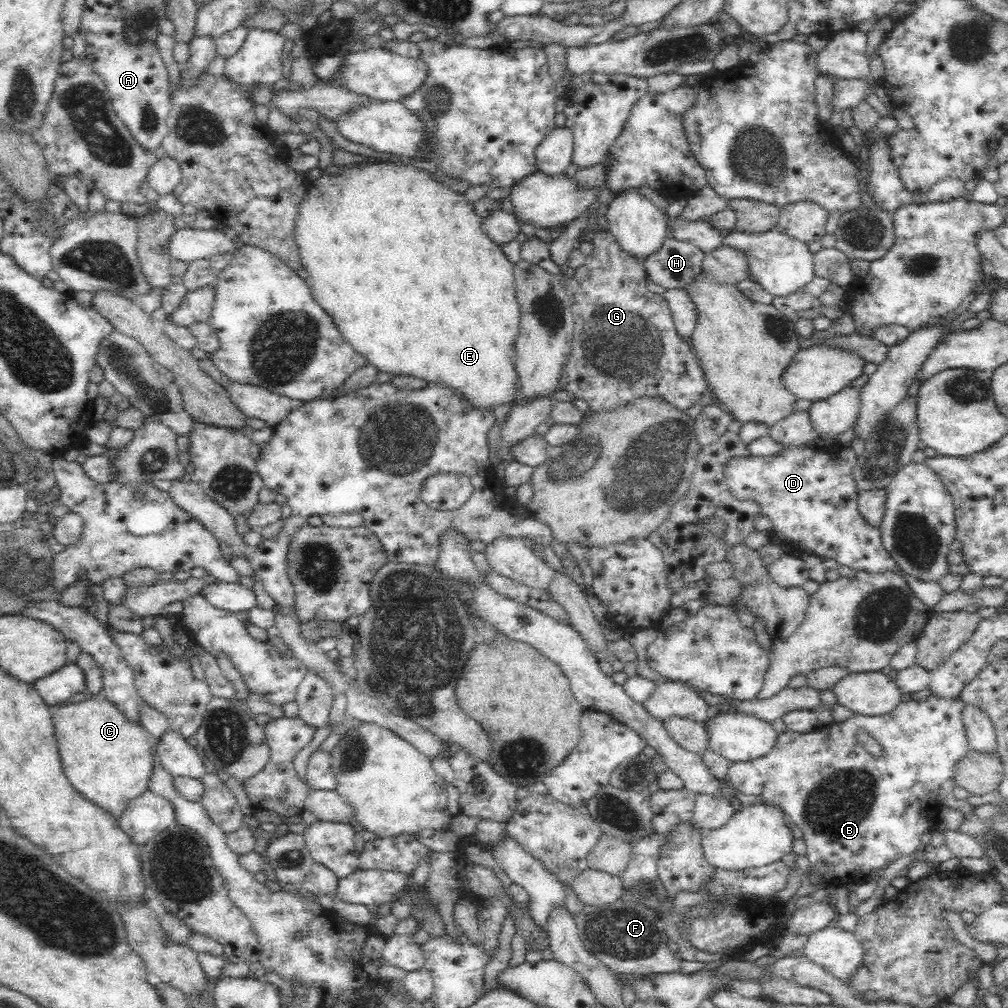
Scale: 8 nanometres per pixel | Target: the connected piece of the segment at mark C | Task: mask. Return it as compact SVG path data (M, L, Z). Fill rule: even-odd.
M103 693L88 700L61 704L51 719L60 758L70 782L84 794L85 798L94 800L98 806L102 806L119 819L128 802L140 797L148 789L157 760L154 746L157 745L159 738L150 734L139 722L126 717L122 710L103 696Z

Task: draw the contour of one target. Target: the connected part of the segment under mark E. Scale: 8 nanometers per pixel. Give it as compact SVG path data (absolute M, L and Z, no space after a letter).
M373 158L342 167L338 174L322 173L312 181L312 188L306 192L294 217L293 239L298 247L303 267L309 274L308 282L313 290L314 299L326 310L337 324L341 336L370 364L381 372L394 375L410 375L424 378L429 385L452 386L465 395L475 406L513 404L516 390L514 369L515 343L520 335L520 304L516 294L516 275L514 263L510 262L501 245L494 242L482 227L482 217L474 211L474 203L462 192L444 186L440 180L432 178L428 171L404 164L396 158Z

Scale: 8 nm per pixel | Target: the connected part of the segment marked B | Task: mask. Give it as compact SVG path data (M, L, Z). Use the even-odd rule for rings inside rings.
M932 694L926 700L911 699L907 702L901 702L894 710L891 710L888 714L882 714L882 716L866 716L853 713L846 720L830 723L812 732L794 732L787 727L782 734L778 734L778 742L768 754L756 760L731 763L727 770L726 782L729 787L743 794L748 794L748 796L756 796L765 804L780 806L787 813L787 816L804 835L803 840L807 847L806 857L810 862L812 875L821 876L827 885L851 886L856 882L856 878L860 878L860 874L868 876L869 873L896 862L902 856L915 854L918 846L922 844L924 832L930 830L936 824L938 813L942 809L942 804L938 799L940 786L954 774L955 764L969 749L969 741L961 721L963 704L961 695L940 697ZM860 728L864 728L880 744L882 752L880 752L878 758L867 752L856 738L856 732Z

